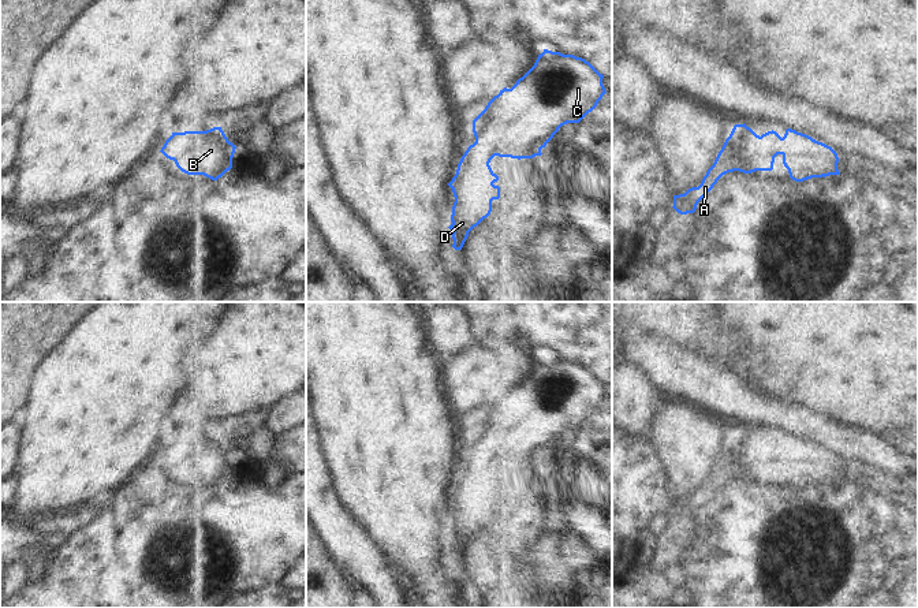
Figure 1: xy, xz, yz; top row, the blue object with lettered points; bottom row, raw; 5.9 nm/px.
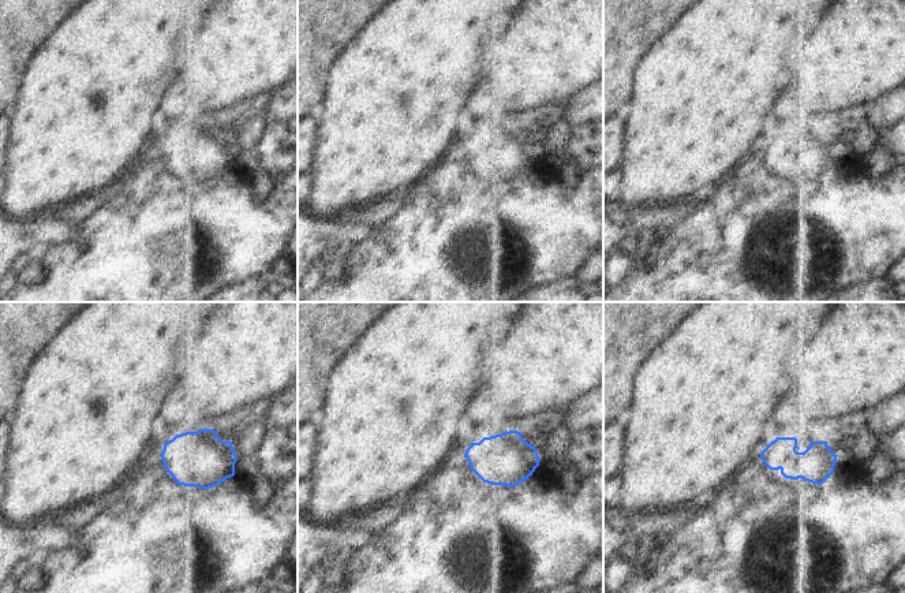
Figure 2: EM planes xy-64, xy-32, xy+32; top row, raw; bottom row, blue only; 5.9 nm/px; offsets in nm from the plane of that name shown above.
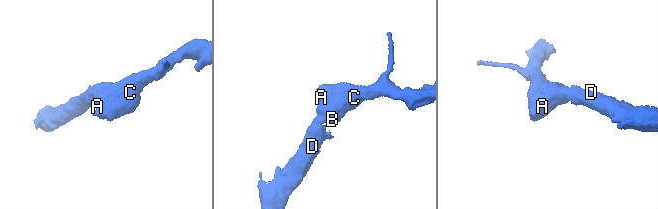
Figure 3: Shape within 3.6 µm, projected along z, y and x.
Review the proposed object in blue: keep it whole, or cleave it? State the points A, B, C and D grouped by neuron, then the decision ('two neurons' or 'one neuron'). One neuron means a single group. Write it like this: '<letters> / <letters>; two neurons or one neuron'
A B C D; one neuron

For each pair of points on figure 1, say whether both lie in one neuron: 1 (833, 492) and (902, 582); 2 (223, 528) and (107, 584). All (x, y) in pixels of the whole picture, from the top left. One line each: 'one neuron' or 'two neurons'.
1: two neurons
2: one neuron

